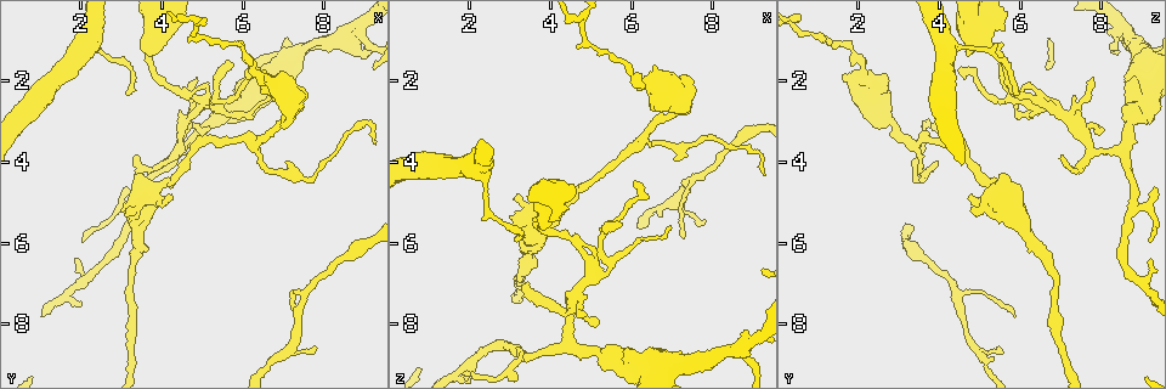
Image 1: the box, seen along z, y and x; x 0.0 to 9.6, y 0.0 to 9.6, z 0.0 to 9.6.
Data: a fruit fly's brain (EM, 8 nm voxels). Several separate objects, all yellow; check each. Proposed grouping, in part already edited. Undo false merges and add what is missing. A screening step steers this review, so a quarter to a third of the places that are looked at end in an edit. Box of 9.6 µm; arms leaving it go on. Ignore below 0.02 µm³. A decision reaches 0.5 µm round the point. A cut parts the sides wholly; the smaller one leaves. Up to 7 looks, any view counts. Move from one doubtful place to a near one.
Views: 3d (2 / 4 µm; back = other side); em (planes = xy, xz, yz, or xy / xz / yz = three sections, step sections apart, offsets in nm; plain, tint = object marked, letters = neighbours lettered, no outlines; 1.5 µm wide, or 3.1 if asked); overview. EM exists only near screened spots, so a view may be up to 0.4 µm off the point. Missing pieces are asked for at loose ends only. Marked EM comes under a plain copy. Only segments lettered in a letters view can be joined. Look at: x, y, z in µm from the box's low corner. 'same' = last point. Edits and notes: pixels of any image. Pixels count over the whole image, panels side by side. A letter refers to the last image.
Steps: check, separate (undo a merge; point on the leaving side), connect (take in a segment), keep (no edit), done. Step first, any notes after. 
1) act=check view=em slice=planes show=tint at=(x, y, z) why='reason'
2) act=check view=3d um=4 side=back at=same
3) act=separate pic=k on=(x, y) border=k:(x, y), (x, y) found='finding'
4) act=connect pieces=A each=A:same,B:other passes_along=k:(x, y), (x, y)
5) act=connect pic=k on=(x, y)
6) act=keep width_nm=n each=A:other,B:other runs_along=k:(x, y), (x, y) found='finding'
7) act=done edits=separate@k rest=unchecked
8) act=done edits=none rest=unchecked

act=check view=em slice=planes show=tint at=(3.35, 5.05, 8.85) why='branch point'

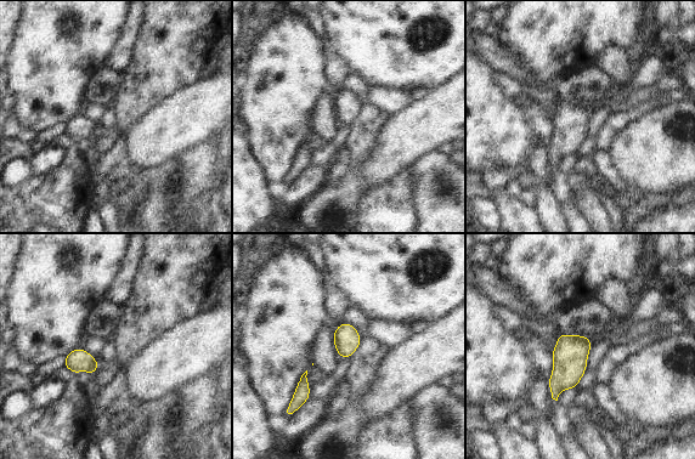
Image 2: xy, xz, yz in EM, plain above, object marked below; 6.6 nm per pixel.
act=check view=em slice=planes show=letters at=same why='what lies round it'

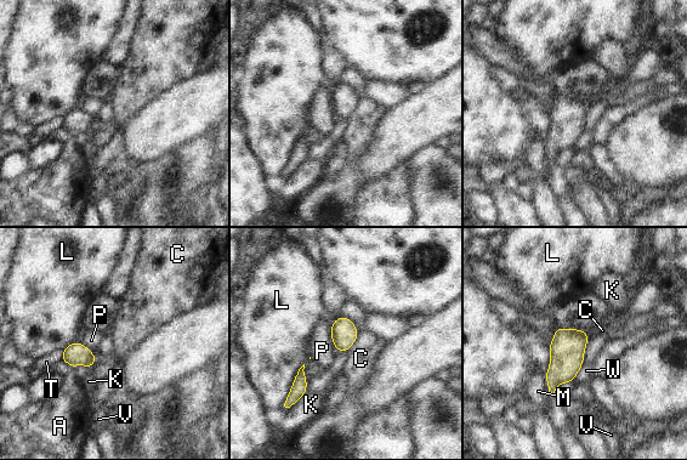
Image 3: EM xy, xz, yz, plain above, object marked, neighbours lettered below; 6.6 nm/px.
act=keep width_nm=180 each=A:other,C:other,K:other,L:other,M:other,P:other,T:other,V:other,W:other border=3:(359, 331), (346, 352) found='continuous, no second neuron'

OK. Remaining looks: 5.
act=check view=em slice=planes show=tint at=(3.10, 2.35, 6.05) why='end of a long branch'

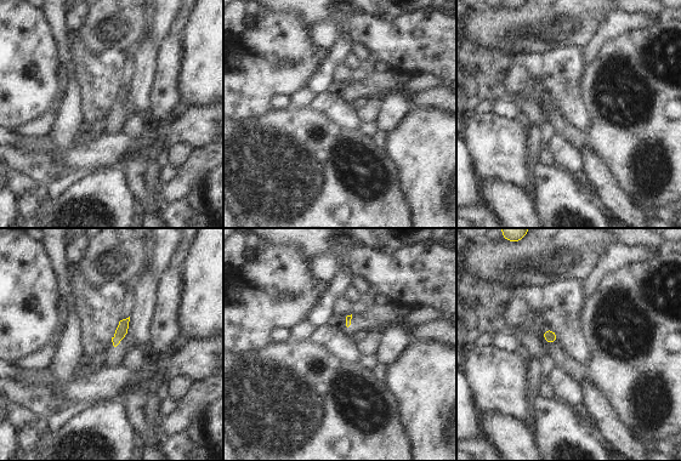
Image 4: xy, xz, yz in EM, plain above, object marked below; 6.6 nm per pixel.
act=check view=em slice=planes show=letters at=same

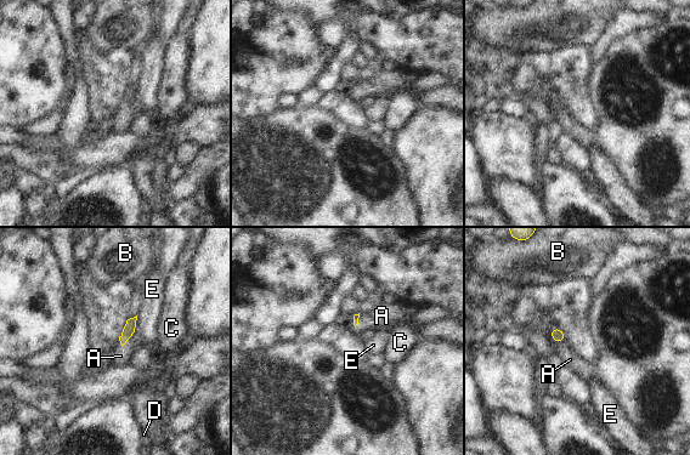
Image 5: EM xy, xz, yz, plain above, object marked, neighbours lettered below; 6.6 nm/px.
act=connect pieces=A each=A:same,B:other,C:other,D:other,E:other passes_along=5:(129, 329), (128, 340), (120, 356) found='it goes on there'

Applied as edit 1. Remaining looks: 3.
act=check view=overview why='redraw'

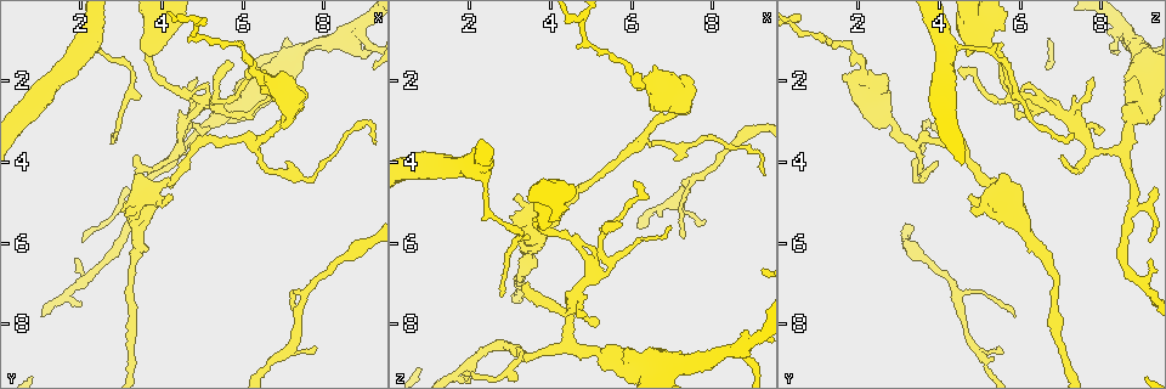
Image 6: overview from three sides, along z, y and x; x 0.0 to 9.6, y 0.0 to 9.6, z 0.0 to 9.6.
act=check view=3d um=2 side=back at=(4.85, 1.95, 7.80) why='an open end'

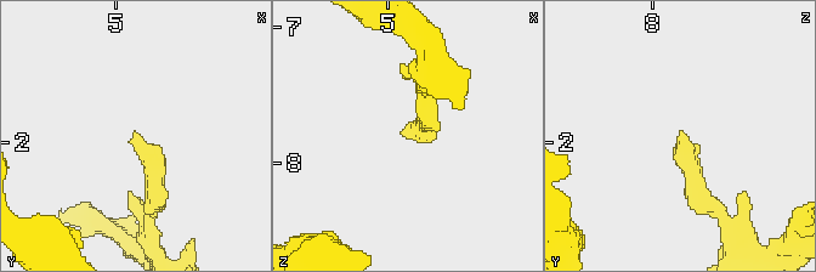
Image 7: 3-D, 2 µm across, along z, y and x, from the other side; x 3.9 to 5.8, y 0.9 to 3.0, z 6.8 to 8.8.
act=check view=em slice=xy step=8 show=letters at=(4.88, 1.94, 7.80)

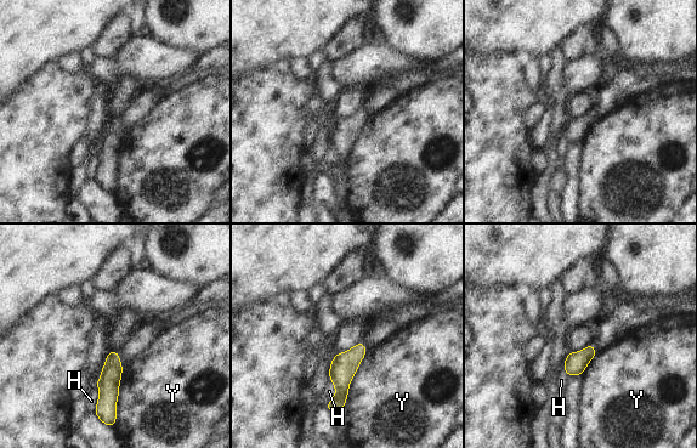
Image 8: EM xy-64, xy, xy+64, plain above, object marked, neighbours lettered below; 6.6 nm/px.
act=keep each=H:other,Y:other border=8:(368, 351), (352, 378), (344, 408) found='none of them fits'

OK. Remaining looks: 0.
act=done edits=connect@5 rest=unchecked

